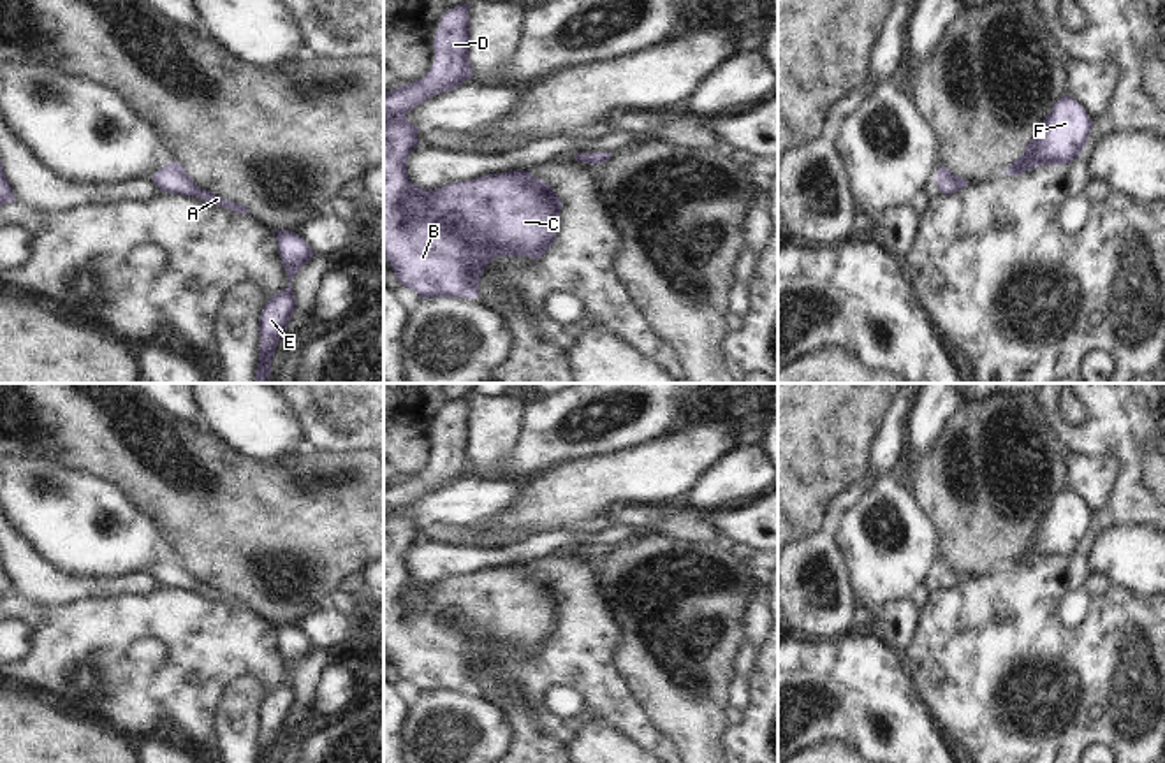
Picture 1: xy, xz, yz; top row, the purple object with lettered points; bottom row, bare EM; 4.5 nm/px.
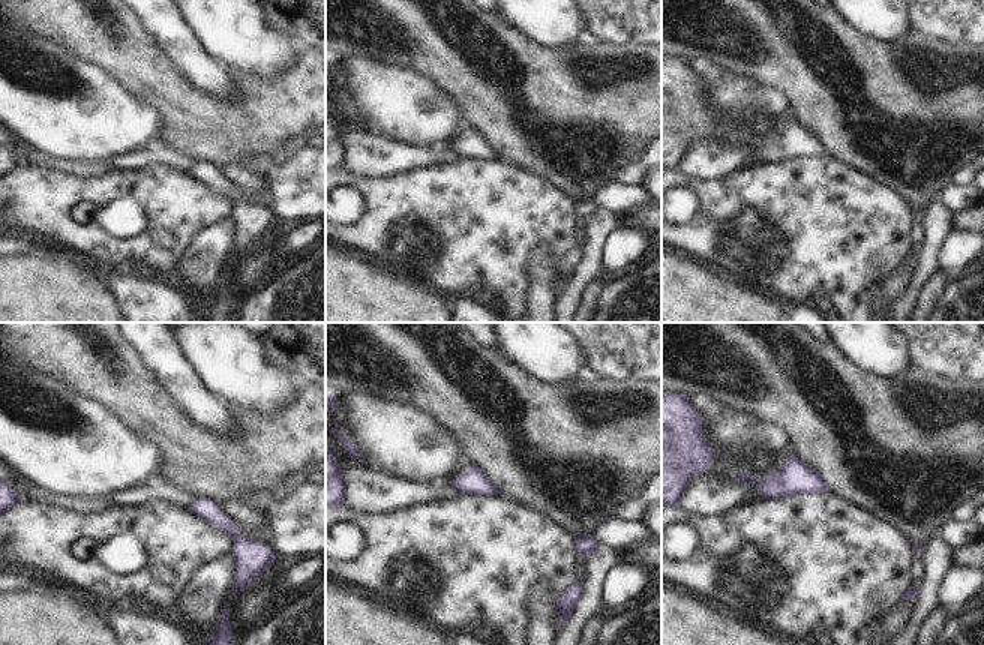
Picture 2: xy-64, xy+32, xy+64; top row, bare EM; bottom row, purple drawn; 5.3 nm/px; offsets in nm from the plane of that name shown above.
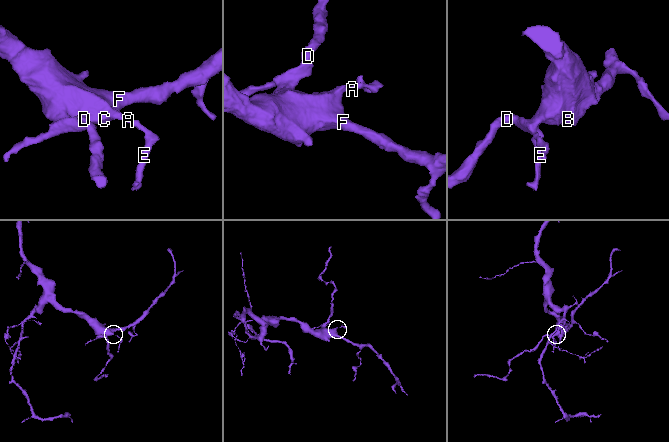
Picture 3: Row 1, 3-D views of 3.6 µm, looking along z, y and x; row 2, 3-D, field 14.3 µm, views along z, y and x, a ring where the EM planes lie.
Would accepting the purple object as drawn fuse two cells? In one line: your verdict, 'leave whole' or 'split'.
leave whole

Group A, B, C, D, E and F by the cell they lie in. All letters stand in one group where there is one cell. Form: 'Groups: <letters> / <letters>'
Groups: A B C D E F.

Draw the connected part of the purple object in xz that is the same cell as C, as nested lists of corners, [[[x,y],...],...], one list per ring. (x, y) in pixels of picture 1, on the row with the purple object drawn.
[[[470,2],[449,9],[435,32],[435,63],[431,70],[414,83],[403,84],[384,95],[384,255],[392,265],[396,280],[417,292],[421,299],[461,297],[477,299],[480,274],[496,257],[542,258],[560,230],[561,199],[542,179],[530,171],[509,171],[505,174],[486,174],[472,181],[458,181],[436,190],[422,190],[407,174],[410,151],[419,146],[417,125],[407,120],[407,113],[428,98],[452,91],[473,77],[470,65]]]

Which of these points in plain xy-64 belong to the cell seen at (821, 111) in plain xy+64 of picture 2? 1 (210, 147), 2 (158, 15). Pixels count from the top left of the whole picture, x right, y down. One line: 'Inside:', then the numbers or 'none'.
Inside: 1

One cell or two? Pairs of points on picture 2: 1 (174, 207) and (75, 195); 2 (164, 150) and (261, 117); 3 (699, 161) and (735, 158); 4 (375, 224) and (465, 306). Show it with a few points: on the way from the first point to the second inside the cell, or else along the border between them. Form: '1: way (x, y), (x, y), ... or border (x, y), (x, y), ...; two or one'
1: way (150, 194), (99, 192); one
2: border (165, 141), (198, 162); two
3: way (708, 158), (726, 158); one
4: border (452, 296), (470, 294), (483, 300); two

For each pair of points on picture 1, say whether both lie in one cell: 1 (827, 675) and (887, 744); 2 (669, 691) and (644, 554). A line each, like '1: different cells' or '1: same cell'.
1: same cell
2: same cell

